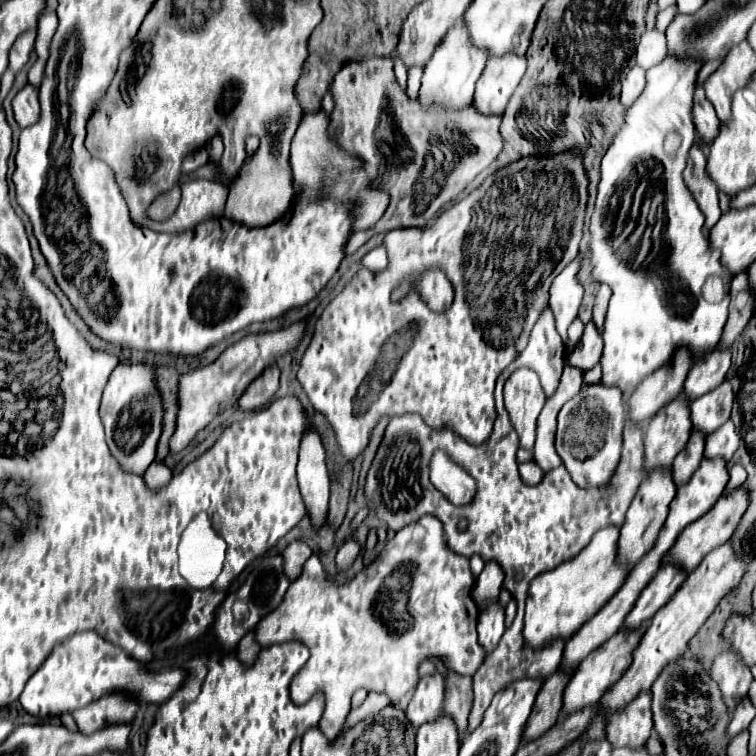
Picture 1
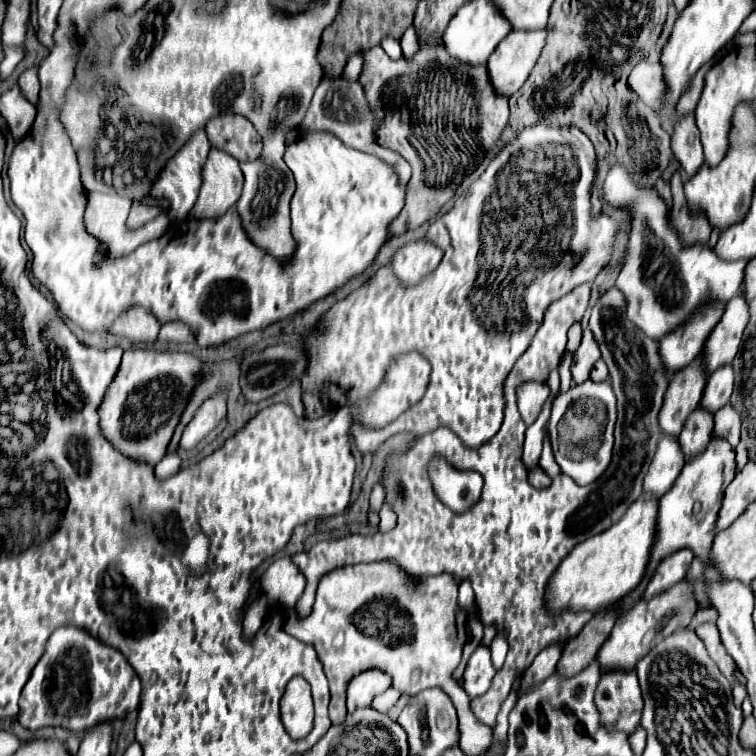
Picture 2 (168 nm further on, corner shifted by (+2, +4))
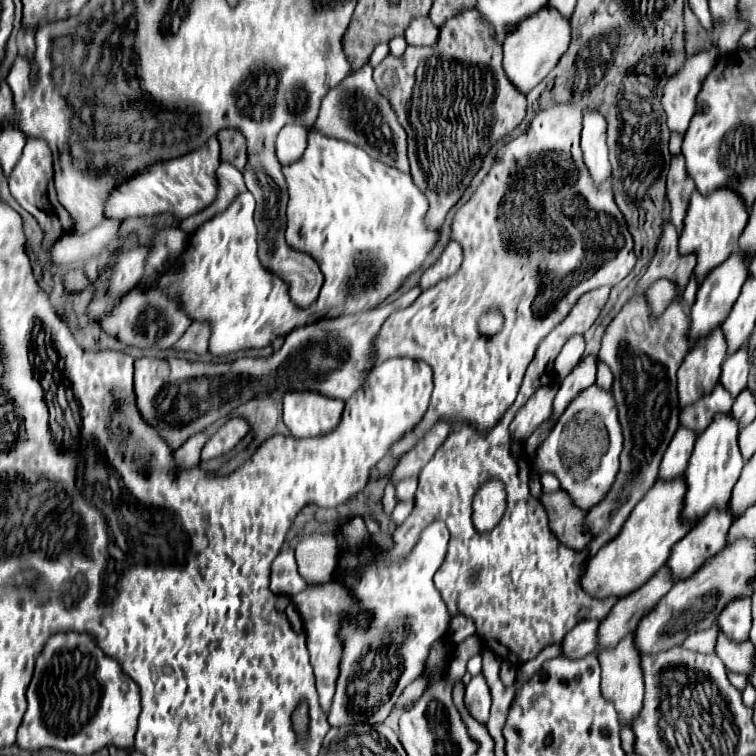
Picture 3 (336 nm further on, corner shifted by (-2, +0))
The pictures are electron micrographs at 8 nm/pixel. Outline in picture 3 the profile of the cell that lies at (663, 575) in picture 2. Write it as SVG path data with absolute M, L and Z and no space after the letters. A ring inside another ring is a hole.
M729 508L711 510L703 520L699 520L695 528L691 528L691 532L673 546L671 556L665 562L669 576L675 582L691 578L701 564L725 548L725 538L731 524L733 516Z

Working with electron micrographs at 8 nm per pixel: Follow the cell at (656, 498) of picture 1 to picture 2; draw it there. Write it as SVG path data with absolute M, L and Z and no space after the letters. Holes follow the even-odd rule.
M663 436L655 452L655 458L649 466L649 472L645 476L643 492L661 498L665 492L669 492L669 488L677 480L683 464L685 464L685 454L679 446L679 440L675 436Z

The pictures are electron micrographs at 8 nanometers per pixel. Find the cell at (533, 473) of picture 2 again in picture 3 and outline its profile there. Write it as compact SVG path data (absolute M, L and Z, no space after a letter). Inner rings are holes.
M559 490L557 494L543 492L541 502L545 504L545 510L551 522L551 530L557 532L557 538L563 544L573 546L575 550L581 550L589 542L587 530L583 528L585 512L573 506L573 500L563 490Z

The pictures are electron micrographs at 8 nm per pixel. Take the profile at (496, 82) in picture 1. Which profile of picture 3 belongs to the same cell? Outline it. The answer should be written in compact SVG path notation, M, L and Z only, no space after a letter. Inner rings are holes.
M545 6L531 18L523 20L503 42L503 70L509 82L517 86L517 90L521 90L523 94L533 90L555 68L555 64L567 50L569 40L571 40L569 20L563 18L553 8Z

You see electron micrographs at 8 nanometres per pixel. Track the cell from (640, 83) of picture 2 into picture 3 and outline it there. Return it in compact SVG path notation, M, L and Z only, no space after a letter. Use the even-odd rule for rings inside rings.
M717 48L703 50L687 62L687 68L683 68L681 72L675 72L673 76L667 76L663 94L661 94L661 106L667 116L669 130L675 130L675 132L687 130L689 120L693 118L697 108L695 98L701 90L701 82L715 66L717 54L719 54Z

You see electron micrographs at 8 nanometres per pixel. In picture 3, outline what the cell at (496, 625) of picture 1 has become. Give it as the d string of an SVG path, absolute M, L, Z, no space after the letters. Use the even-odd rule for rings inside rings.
M483 674L473 676L471 682L467 684L465 706L473 718L477 718L479 722L487 722L489 708L491 708L491 692L489 692L489 686Z

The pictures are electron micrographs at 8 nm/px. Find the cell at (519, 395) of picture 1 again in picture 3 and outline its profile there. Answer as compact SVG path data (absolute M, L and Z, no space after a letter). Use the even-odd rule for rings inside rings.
M541 386L527 404L517 412L515 420L511 422L511 436L515 440L527 440L527 436L545 420L551 416L553 410L553 398L557 394L557 386Z

